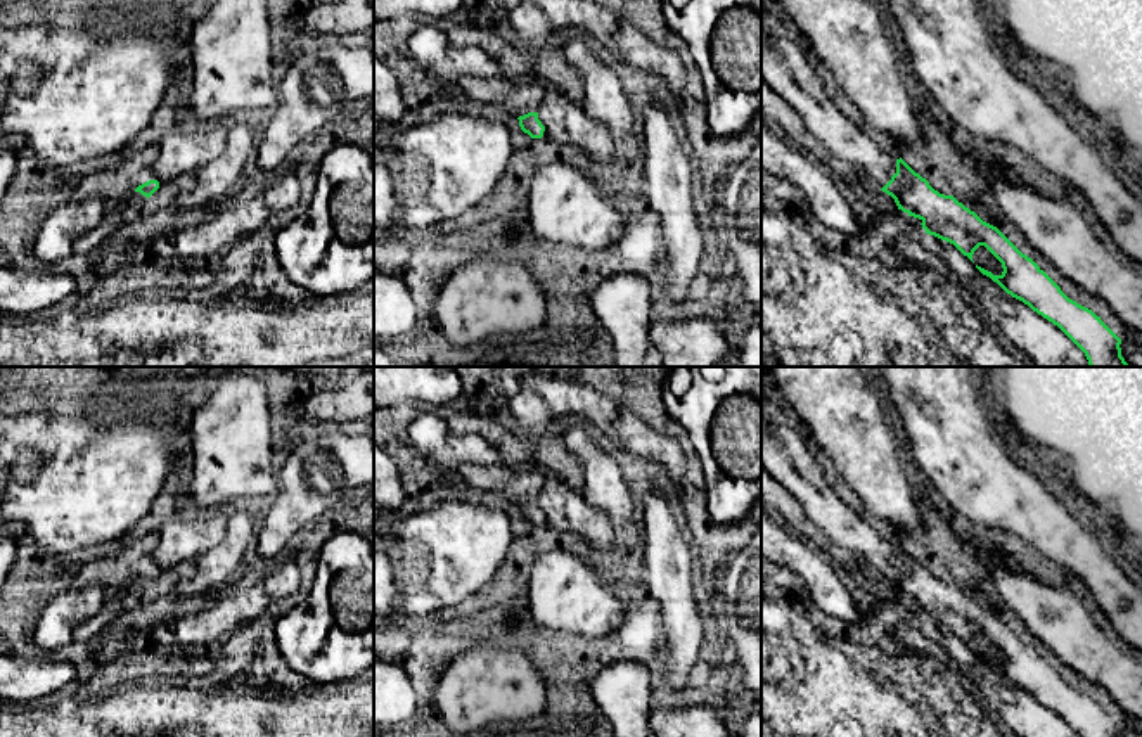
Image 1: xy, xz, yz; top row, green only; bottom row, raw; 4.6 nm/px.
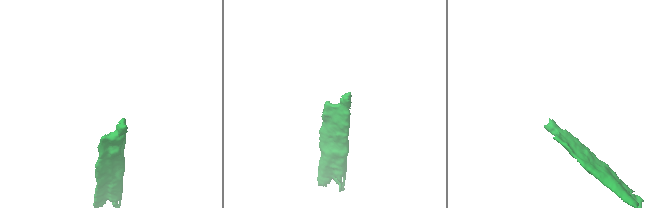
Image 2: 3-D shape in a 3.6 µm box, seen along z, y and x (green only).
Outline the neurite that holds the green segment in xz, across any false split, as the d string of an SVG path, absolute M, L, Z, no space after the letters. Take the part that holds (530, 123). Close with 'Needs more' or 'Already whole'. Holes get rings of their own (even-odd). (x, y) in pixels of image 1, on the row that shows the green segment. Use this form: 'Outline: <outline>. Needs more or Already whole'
Outline: M464 76L459 83L472 100L502 107L519 119L519 126L531 138L542 138L545 126L538 119L538 107L543 100L545 88L533 76L504 76L476 78Z. Needs more

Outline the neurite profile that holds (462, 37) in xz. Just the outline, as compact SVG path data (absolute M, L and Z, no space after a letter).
M471 22L455 26L448 31L448 40L457 48L483 48L502 66L504 76L531 74L535 50L523 54L512 43L500 38L495 31L472 26Z

